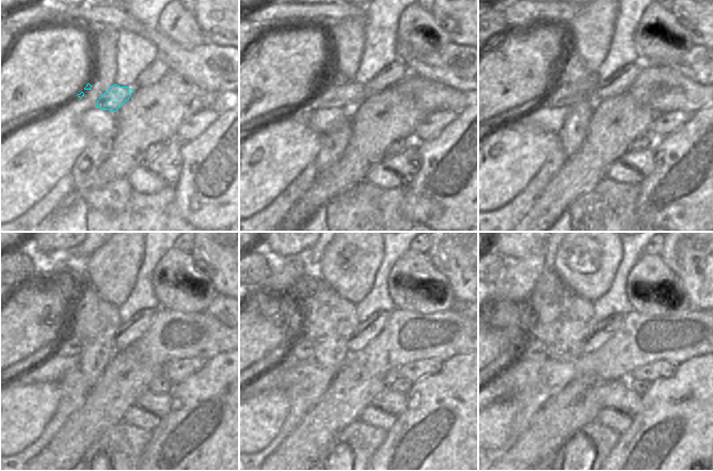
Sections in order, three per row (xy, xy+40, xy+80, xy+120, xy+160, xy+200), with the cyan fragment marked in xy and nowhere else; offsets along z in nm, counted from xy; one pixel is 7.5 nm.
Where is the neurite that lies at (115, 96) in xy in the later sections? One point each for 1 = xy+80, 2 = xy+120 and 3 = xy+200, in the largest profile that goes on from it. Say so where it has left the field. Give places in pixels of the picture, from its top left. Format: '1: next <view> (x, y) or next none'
1: next xy+80 (567, 96)
2: next xy+120 (64, 346)
3: next xy+200 (534, 349)

